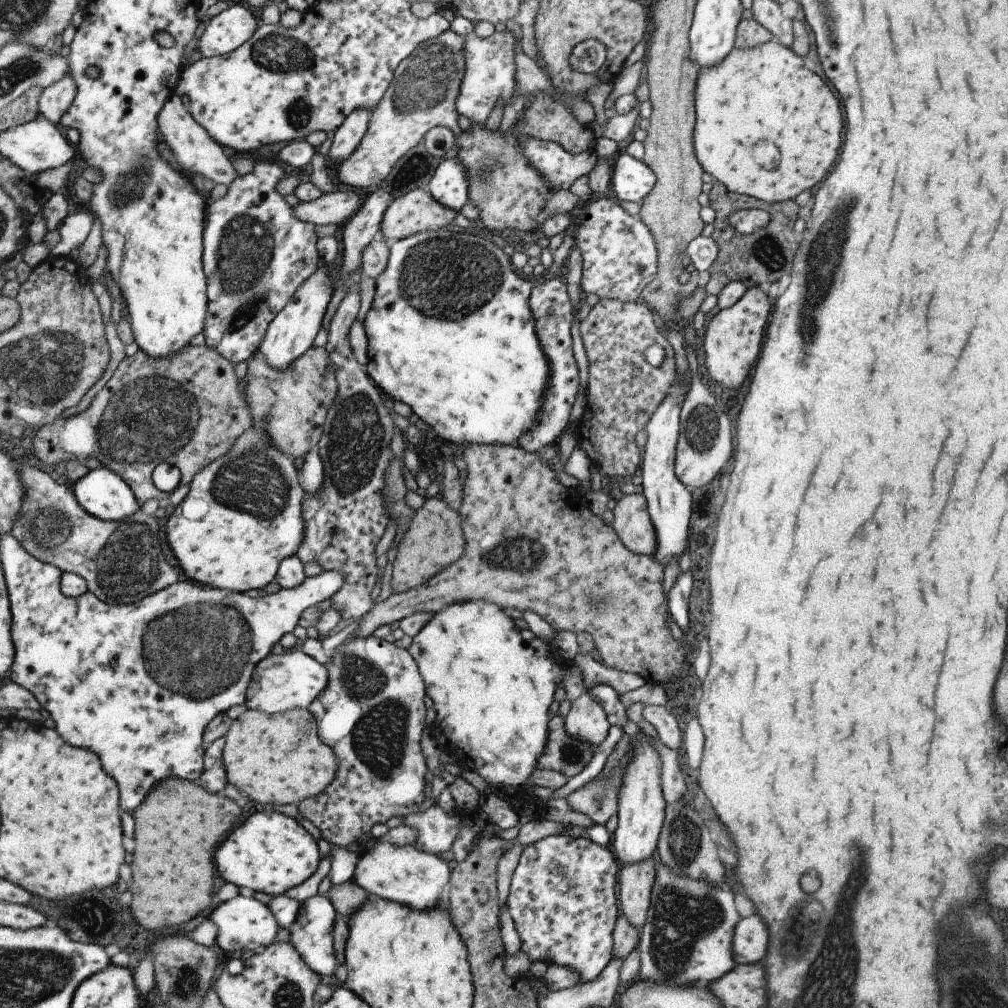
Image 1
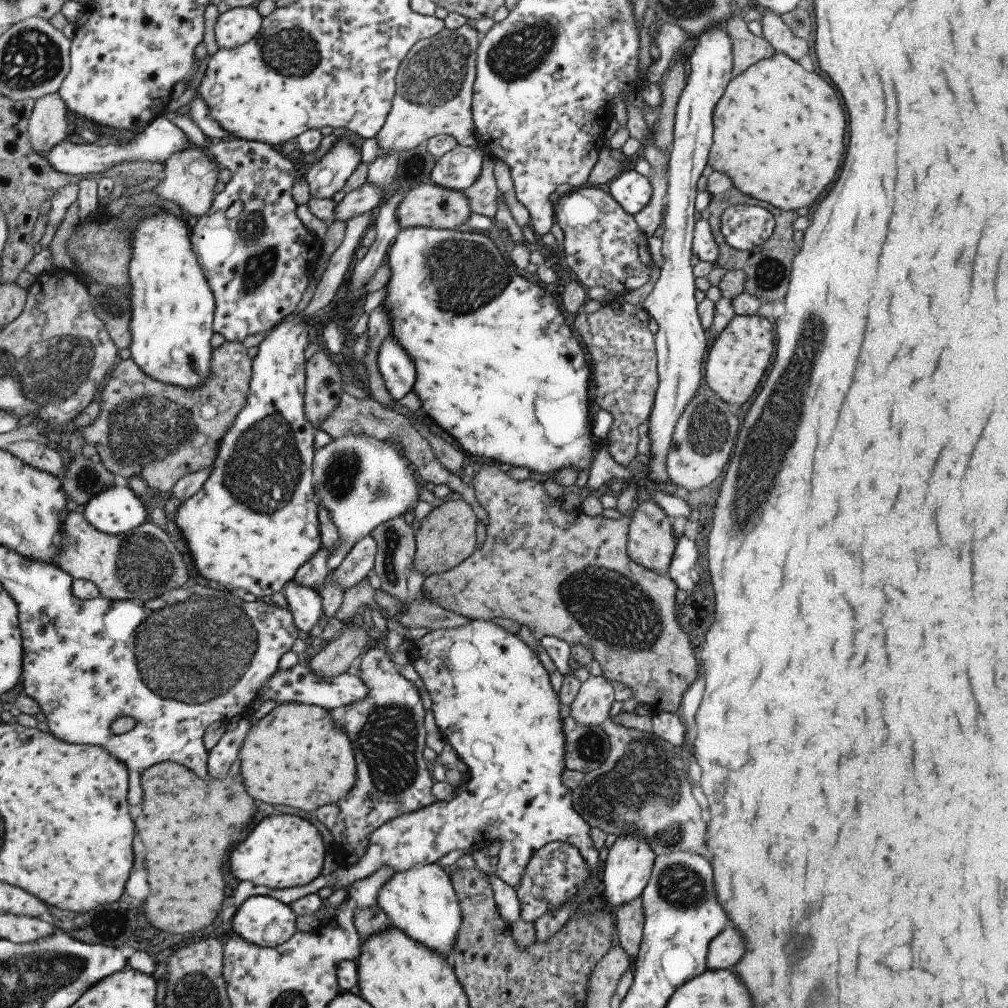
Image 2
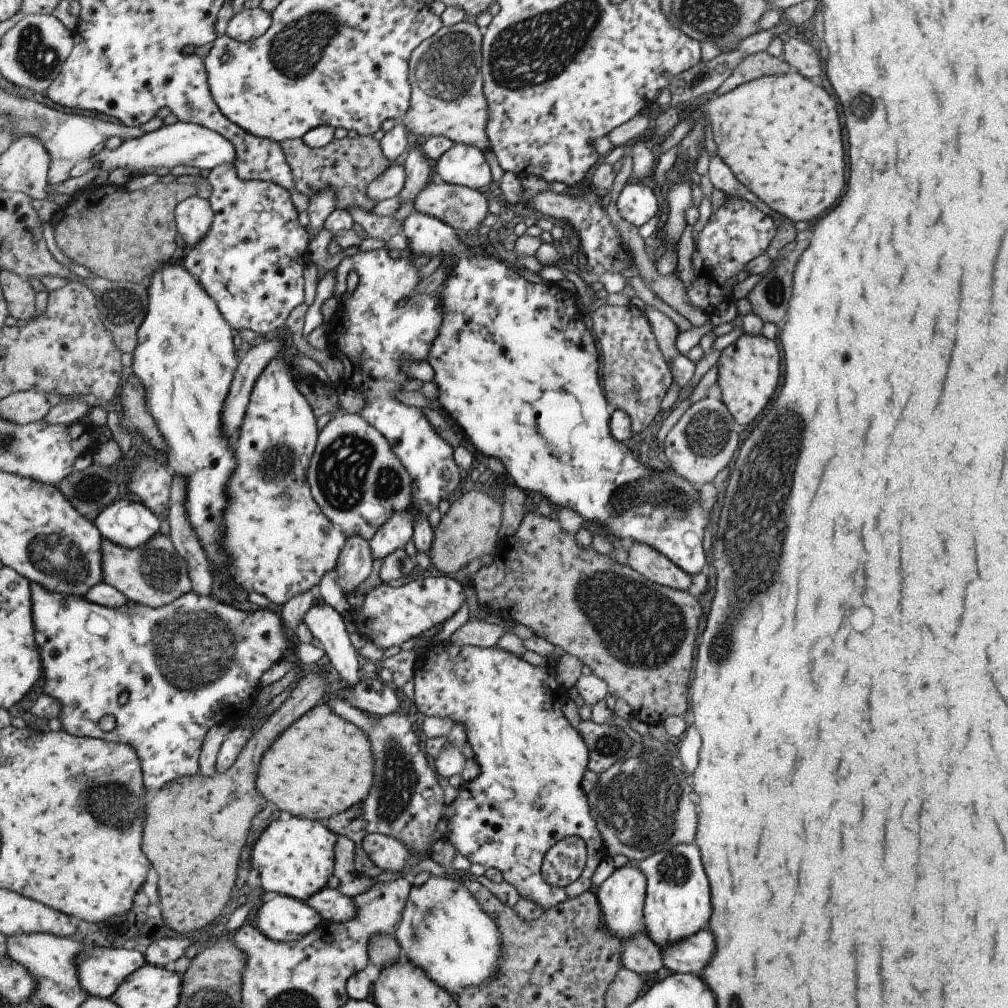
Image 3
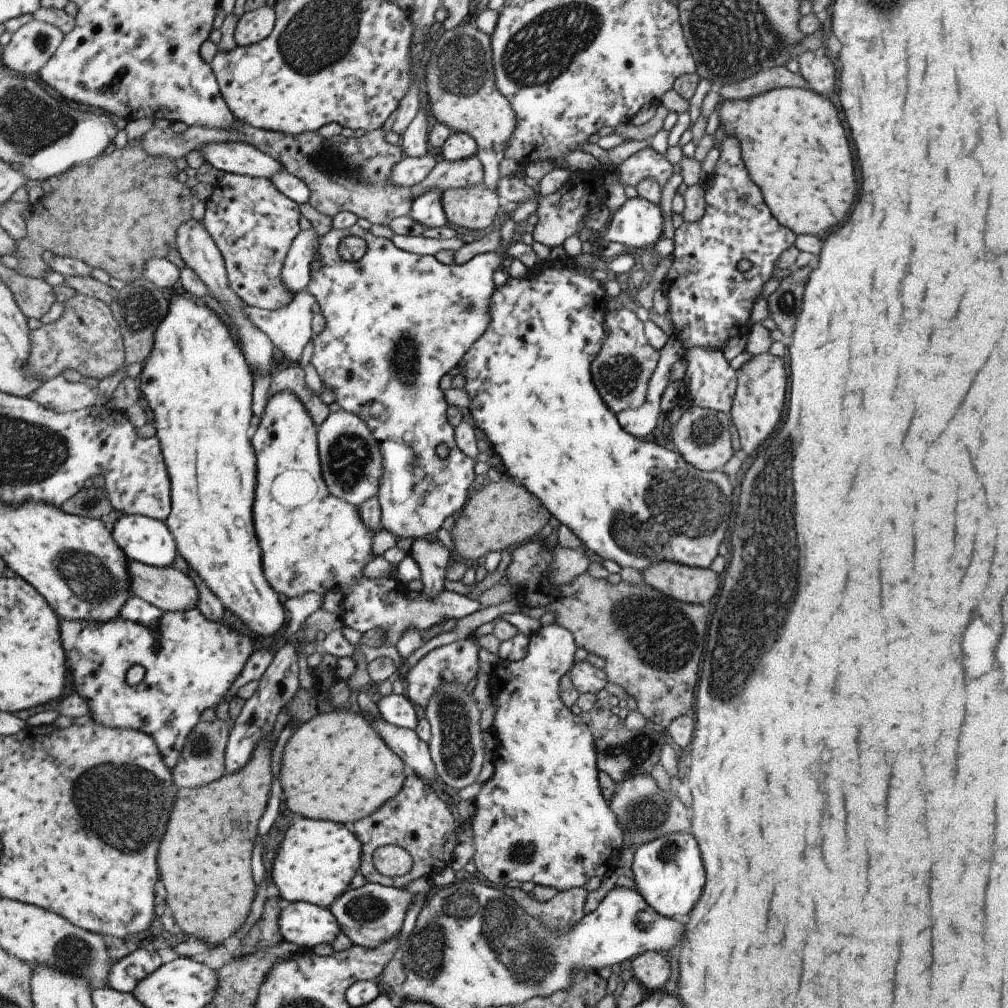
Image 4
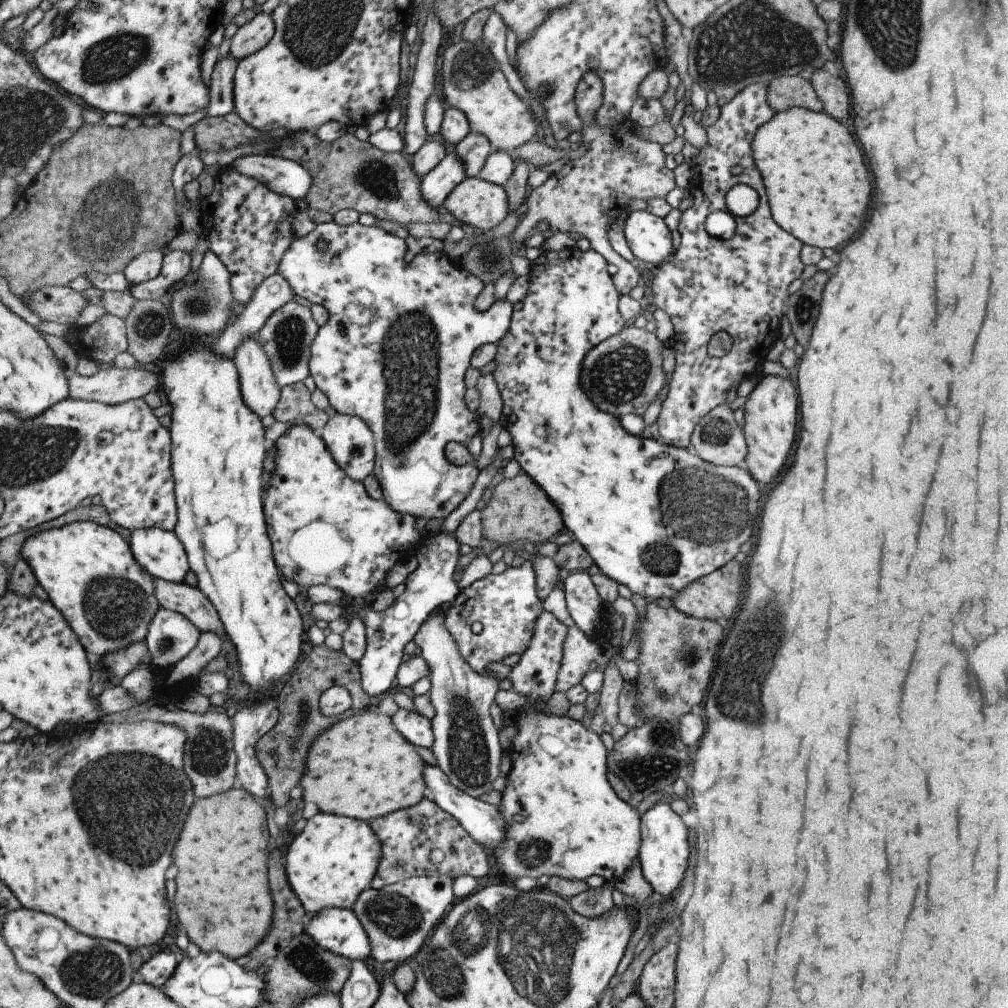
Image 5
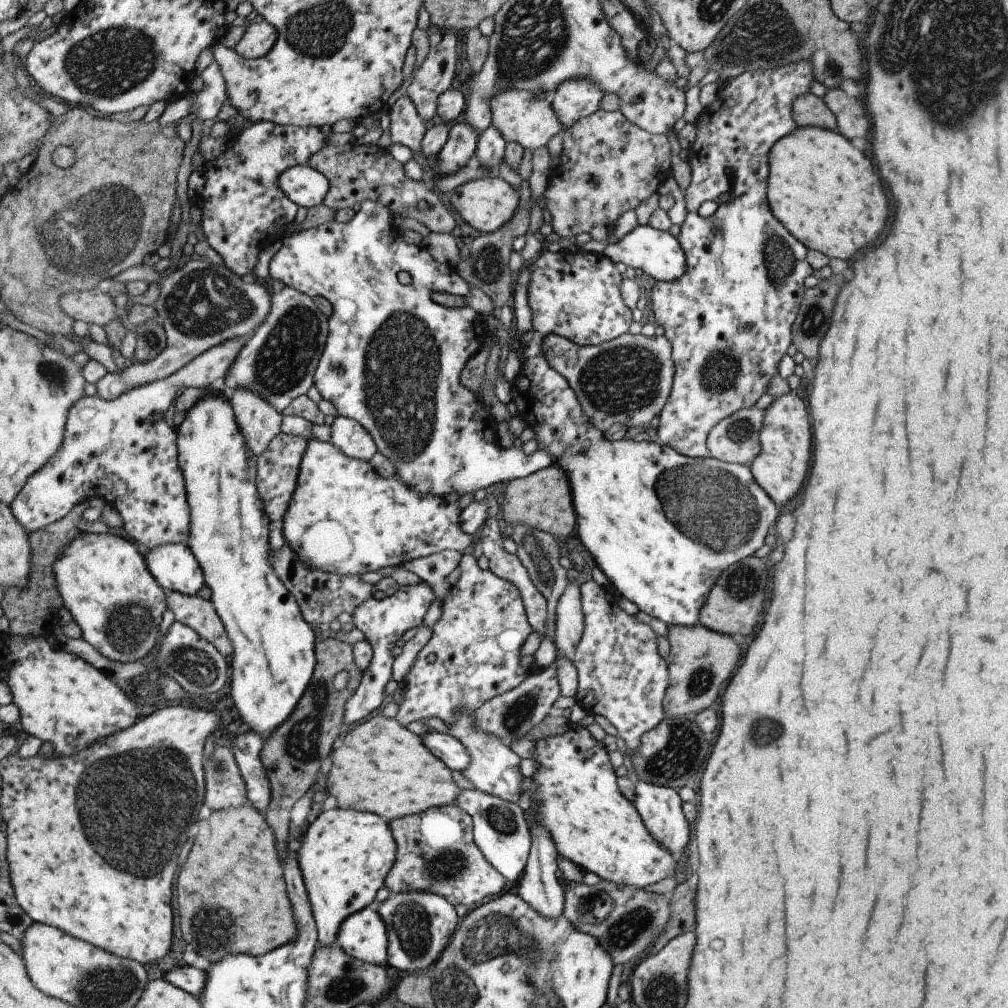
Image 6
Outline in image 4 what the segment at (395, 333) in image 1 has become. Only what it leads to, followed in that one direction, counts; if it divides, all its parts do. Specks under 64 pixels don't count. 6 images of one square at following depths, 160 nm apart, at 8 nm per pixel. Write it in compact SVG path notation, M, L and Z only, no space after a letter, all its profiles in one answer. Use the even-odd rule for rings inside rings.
M441 190L427 191L410 202L407 216L425 228L445 226L446 218L440 203ZM568 257L561 261L543 260L539 270L533 271L532 276L527 279L514 279L506 274L505 284L496 286L494 293L490 296L490 325L483 330L477 341L470 346L470 349L463 353L460 358L457 372L463 376L463 392L469 398L469 416L467 409L463 410L467 418L473 418L475 426L483 430L487 440L491 442L493 450L504 466L504 476L511 476L511 480L521 483L537 500L545 506L549 514L553 514L559 522L563 522L577 538L583 542L587 550L595 553L601 560L607 558L616 562L621 567L631 567L639 573L648 569L655 561L673 561L680 565L707 569L717 556L717 545L728 535L727 530L731 525L730 514L731 502L737 498L733 496L733 483L737 482L735 477L728 478L723 470L701 472L686 464L681 456L666 446L661 448L654 443L646 442L643 439L635 438L632 434L625 434L617 420L599 398L593 382L591 382L590 364L597 356L602 347L606 332L604 330L604 310L606 309L605 291L603 286L598 286L596 280L587 278L581 271L593 271L582 269L571 264Z

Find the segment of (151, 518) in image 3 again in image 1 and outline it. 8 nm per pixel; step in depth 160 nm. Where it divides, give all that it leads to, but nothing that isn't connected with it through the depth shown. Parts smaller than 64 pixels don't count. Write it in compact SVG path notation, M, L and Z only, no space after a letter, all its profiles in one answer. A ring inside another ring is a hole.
M106 467L87 472L70 491L79 506L101 522L125 521L139 510L127 484Z

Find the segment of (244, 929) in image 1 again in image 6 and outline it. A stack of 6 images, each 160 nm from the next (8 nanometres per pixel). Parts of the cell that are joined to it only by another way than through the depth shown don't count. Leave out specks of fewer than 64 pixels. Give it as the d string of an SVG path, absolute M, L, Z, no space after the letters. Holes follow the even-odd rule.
M372 906L363 907L342 920L334 944L362 963L385 966L387 933Z

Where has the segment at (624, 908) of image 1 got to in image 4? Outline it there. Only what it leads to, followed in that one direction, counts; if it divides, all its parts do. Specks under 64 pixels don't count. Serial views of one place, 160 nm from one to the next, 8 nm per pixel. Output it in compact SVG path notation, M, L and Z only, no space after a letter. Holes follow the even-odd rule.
M647 951L634 956L630 962L633 978L651 992L661 990L669 978L668 956Z

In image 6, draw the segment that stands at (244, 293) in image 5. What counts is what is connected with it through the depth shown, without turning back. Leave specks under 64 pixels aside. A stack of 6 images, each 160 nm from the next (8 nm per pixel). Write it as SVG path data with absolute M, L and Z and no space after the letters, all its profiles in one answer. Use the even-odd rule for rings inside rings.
M269 121L254 122L247 124L220 155L205 159L200 173L204 187L195 200L195 204L200 207L201 230L209 246L221 256L223 266L233 274L257 281L252 269L256 266L258 253L267 243L279 241L286 234L297 208L296 204L279 190L276 182L281 173L293 165L306 164L306 160L312 157L316 150L328 145L323 142L326 135L326 129L276 125Z

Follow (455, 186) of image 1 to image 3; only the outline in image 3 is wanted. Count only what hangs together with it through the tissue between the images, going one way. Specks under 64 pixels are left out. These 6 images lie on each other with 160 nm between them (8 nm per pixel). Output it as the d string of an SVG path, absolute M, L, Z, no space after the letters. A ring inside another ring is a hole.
M454 143L435 162L436 181L461 185L482 192L493 188L497 178L491 176L484 153L471 144Z

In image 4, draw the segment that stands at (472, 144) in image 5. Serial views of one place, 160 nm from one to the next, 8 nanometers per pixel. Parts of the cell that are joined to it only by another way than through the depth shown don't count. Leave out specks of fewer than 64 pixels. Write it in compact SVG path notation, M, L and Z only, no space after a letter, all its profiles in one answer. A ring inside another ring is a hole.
M476 154L455 162L441 159L433 165L430 173L418 185L409 188L408 193L413 200L422 193L435 189L442 191L450 188L481 185L483 184L482 176L482 166Z

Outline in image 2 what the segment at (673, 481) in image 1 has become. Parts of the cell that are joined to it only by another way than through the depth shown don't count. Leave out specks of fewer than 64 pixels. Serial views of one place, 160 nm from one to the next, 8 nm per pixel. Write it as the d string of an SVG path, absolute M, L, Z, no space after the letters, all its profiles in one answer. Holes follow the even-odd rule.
M717 24L707 28L705 32L701 32L699 36L695 36L695 48L689 56L689 74L685 80L683 91L675 104L674 124L672 127L672 140L669 151L669 161L667 164L667 178L664 205L661 211L660 225L663 226L663 234L661 234L659 255L661 256L661 264L659 265L659 276L653 285L653 290L643 300L641 308L653 318L657 323L657 332L654 335L654 348L656 351L656 368L659 380L657 392L655 392L655 402L651 408L649 418L643 426L643 430L649 438L649 453L642 460L644 467L647 469L647 480L651 488L667 494L673 494L673 484L667 478L667 470L665 470L665 456L669 452L669 440L673 428L683 413L684 407L689 400L703 390L703 373L701 362L703 362L703 352L708 348L706 331L699 324L696 314L696 302L694 298L695 286L692 274L691 264L691 246L692 233L694 230L695 210L694 199L696 194L697 180L701 176L702 170L706 165L709 150L711 147L713 136L713 108L719 102L719 98L723 95L725 86L731 79L731 38L724 30L724 24Z

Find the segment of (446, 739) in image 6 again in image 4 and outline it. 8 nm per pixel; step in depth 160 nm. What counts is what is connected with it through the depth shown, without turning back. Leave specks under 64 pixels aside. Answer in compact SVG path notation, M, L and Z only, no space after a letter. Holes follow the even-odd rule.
M372 692L372 697L377 706L378 715L384 721L409 730L414 728L416 724L415 710L405 694L390 693L380 696Z

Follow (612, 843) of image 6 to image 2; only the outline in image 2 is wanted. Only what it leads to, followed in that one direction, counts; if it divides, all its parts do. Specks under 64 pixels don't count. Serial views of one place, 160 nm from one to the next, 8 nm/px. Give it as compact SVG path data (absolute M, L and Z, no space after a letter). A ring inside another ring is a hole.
M475 619L459 628L436 629L411 642L409 648L410 664L422 681L431 700L431 714L439 729L442 741L448 744L465 763L469 780L457 787L455 796L447 801L437 801L413 813L403 814L374 829L367 838L367 849L352 868L337 868L323 877L319 874L311 884L311 892L325 886L339 890L357 880L363 880L387 866L393 872L411 870L414 865L436 863L439 858L453 850L465 850L470 856L483 856L486 847L492 842L501 843L497 857L496 874L507 886L517 888L527 862L539 848L551 841L567 842L579 850L583 862L587 864L587 882L569 898L567 904L547 910L534 923L535 939L539 942L555 936L569 916L589 900L593 894L599 894L600 867L598 852L592 847L588 833L590 827L573 808L571 790L563 786L561 774L565 770L565 738L559 717L558 696L552 689L548 673L537 660L535 652L519 640L515 634L493 624L491 619Z

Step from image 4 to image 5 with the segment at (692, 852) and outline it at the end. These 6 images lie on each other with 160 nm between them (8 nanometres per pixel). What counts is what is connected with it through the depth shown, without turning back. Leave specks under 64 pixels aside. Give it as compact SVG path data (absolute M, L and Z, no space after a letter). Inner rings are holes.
M663 803L648 808L639 821L640 839L637 858L641 876L649 884L652 892L663 899L680 886L683 872L687 868L687 856L689 856L687 830L681 818L671 811L668 804Z

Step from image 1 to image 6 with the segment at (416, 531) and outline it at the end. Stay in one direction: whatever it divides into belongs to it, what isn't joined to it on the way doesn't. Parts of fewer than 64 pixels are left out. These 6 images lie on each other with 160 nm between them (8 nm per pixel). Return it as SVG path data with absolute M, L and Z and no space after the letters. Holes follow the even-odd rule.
M557 468L536 470L527 476L507 482L503 490L505 501L501 505L505 524L527 525L533 530L565 538L573 530L573 506L569 498L569 488L565 474Z

